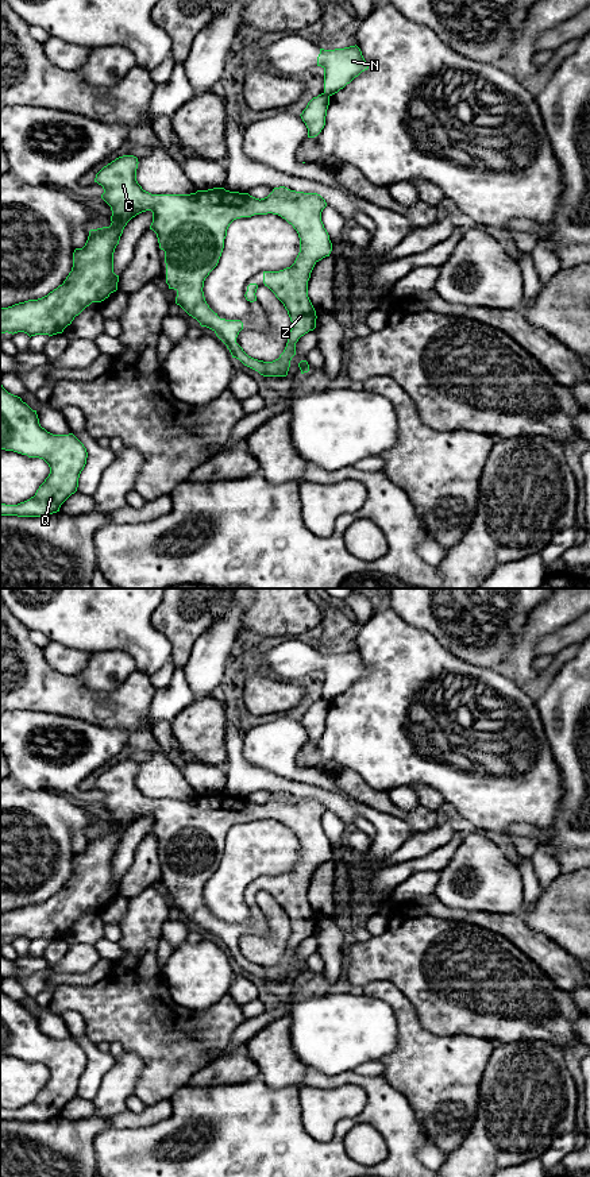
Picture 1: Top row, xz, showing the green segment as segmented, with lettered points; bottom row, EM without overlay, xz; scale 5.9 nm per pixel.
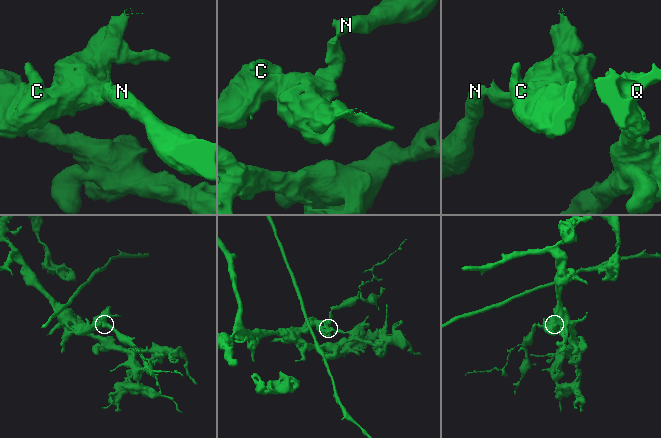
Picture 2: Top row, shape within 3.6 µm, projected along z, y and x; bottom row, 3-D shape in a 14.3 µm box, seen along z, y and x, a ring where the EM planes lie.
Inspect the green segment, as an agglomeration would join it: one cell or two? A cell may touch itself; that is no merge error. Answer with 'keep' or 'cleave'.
cleave

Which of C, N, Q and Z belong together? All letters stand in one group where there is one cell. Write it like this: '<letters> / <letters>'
C Q Z / N

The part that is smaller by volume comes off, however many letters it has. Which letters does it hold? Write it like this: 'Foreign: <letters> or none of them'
Foreign: N

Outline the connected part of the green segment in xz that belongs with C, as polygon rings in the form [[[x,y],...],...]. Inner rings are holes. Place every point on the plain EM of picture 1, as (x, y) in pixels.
[[[123,760],[104,771],[95,783],[103,791],[101,803],[111,811],[111,830],[90,834],[82,853],[73,857],[73,872],[62,889],[38,904],[28,904],[8,912],[0,912],[0,939],[24,937],[30,942],[35,939],[57,939],[72,929],[92,907],[101,907],[117,895],[119,880],[113,877],[113,857],[119,849],[127,827],[136,819],[151,815],[150,834],[157,838],[159,853],[165,856],[166,888],[177,896],[176,908],[201,931],[212,934],[227,950],[232,962],[244,970],[258,976],[263,981],[286,981],[290,965],[296,960],[296,948],[301,941],[316,933],[316,915],[308,902],[308,885],[315,869],[332,856],[329,840],[321,826],[321,817],[327,811],[325,804],[317,798],[290,795],[285,791],[274,792],[265,803],[255,803],[248,798],[230,796],[224,792],[197,795],[190,799],[151,799],[142,794],[136,786],[138,763]],[[254,819],[278,819],[297,836],[300,857],[290,872],[279,876],[263,876],[263,888],[284,908],[292,926],[288,948],[284,957],[273,966],[263,966],[248,961],[236,948],[243,934],[240,925],[220,923],[205,906],[204,885],[217,871],[224,853],[224,844],[230,829],[240,822]]]

